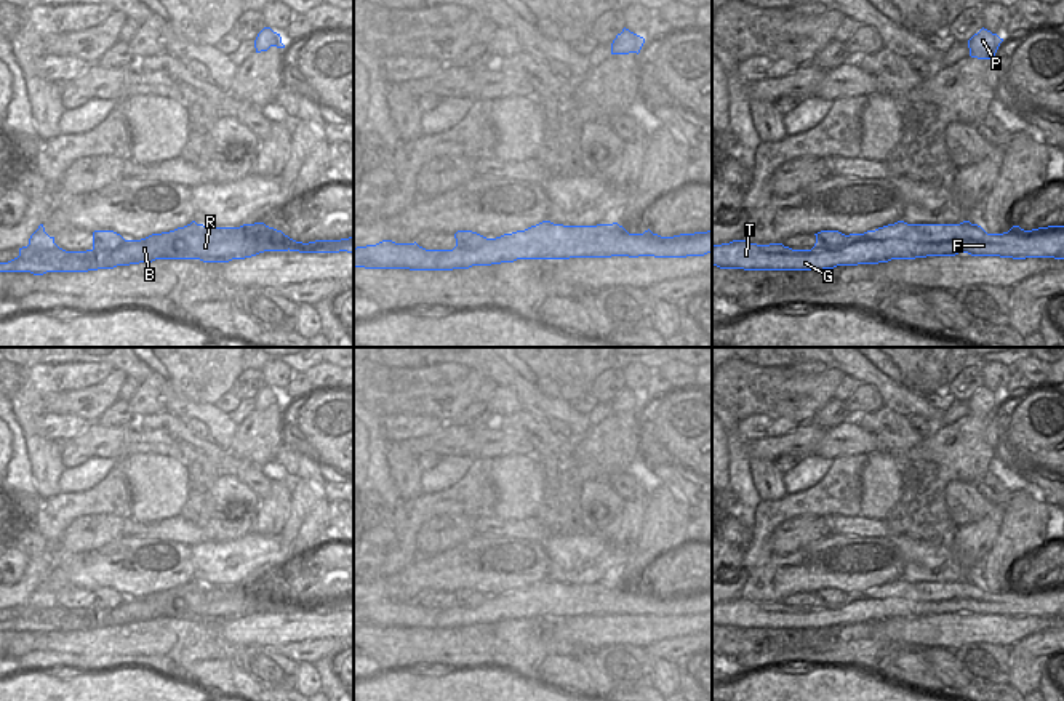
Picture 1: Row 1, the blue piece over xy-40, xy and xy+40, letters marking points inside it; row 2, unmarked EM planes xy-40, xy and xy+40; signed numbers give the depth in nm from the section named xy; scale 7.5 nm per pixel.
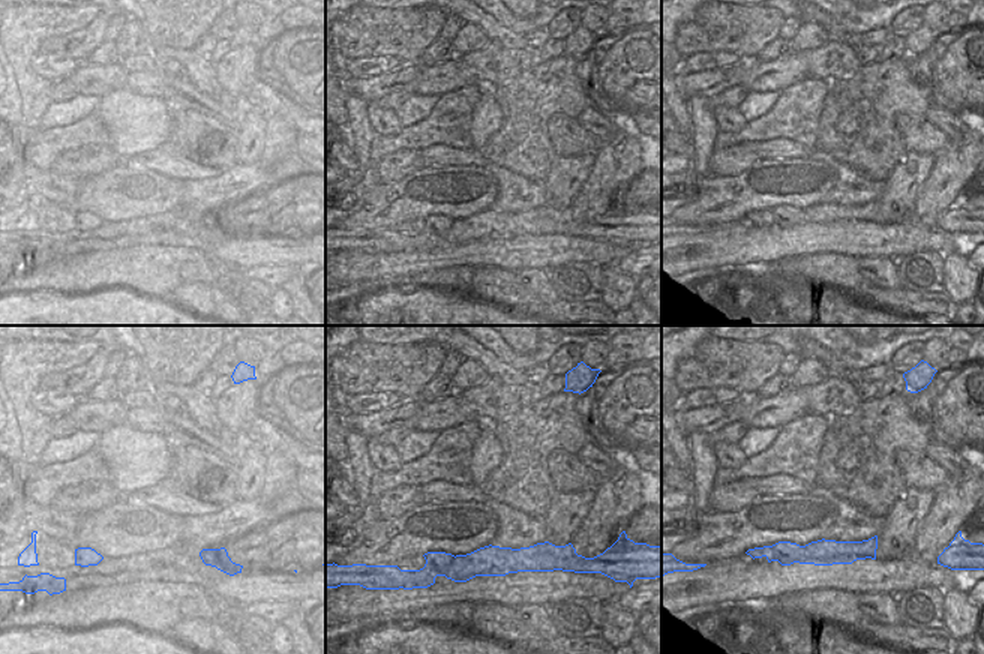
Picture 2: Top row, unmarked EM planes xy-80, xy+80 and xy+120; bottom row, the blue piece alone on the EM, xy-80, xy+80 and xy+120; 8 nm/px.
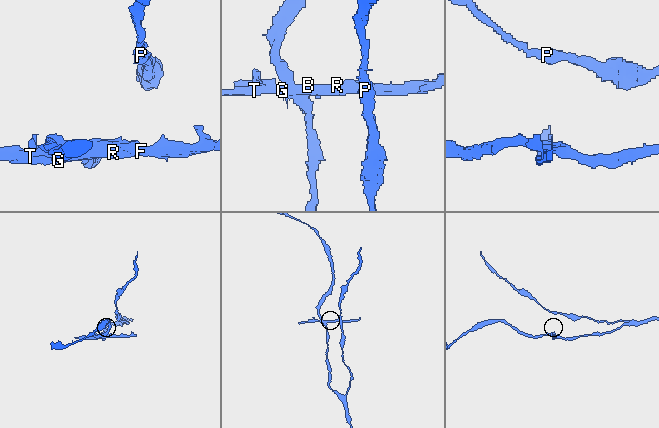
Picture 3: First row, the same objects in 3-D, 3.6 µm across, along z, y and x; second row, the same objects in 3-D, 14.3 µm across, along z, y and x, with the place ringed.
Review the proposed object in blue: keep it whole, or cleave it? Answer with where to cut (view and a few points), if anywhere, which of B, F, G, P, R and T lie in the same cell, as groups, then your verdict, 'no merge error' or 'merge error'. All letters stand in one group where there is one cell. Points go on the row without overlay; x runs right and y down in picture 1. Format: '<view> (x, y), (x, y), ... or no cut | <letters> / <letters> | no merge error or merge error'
xy+40 (848, 594), (836, 607), (813, 607) | B F G R T / P | merge error

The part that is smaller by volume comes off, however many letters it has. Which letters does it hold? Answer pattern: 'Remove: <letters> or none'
Remove: B, F, G, R, T

